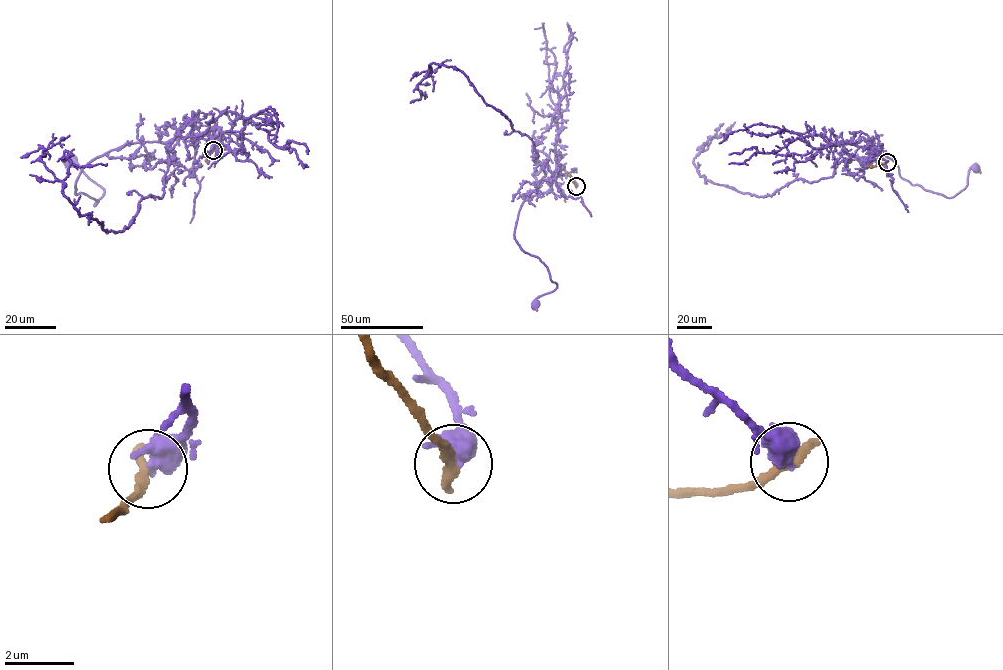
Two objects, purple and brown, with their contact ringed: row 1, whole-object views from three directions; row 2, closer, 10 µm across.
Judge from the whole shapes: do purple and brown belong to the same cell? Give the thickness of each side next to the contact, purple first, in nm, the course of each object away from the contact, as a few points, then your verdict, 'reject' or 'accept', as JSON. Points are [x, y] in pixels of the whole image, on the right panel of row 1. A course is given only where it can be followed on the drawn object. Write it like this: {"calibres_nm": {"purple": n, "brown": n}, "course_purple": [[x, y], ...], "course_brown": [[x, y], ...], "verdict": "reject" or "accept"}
{"calibres_nm": {"purple": 650, "brown": 360}, "course_purple": [[887, 162], [869, 152], [876, 150], [894, 161], [912, 185], [948, 198], [965, 188], [970, 168], [975, 169]], "course_brown": [[887, 162], [866, 167]], "verdict": "reject"}

